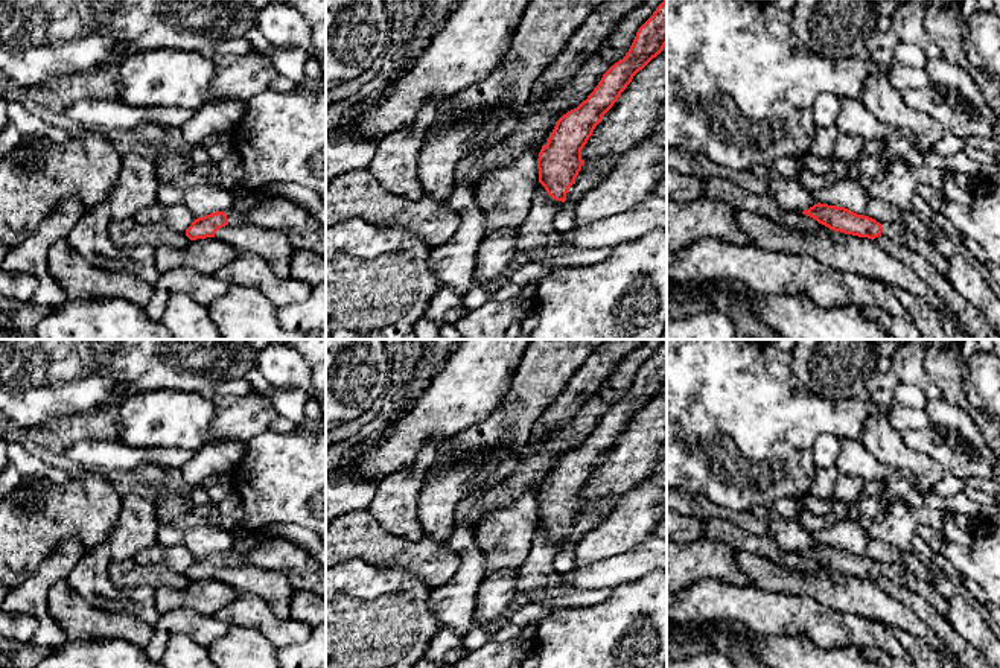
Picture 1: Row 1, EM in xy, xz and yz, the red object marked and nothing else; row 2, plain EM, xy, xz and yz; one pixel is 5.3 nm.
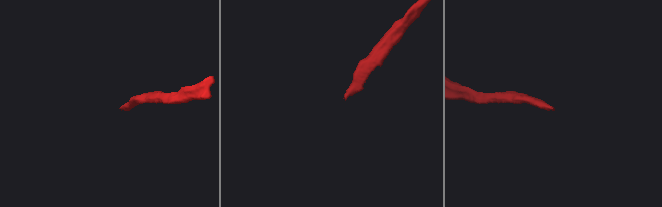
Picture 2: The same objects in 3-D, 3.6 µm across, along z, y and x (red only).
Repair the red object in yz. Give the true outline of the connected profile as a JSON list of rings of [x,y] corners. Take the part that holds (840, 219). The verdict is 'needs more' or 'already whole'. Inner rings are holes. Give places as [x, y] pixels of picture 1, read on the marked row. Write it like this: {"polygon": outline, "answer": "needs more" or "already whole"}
{"polygon": [[[814,204],[804,215],[816,219],[819,224],[830,230],[852,234],[858,237],[875,239],[884,236],[895,243],[904,245],[924,257],[932,266],[941,272],[947,269],[947,257],[927,237],[918,237],[901,225],[890,222],[877,222],[875,219],[849,212],[845,207],[836,207],[828,204]]], "answer": "needs more"}

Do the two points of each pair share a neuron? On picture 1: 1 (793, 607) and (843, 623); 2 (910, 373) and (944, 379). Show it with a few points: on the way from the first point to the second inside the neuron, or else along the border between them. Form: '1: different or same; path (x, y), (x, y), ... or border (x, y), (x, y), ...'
1: same; path (805, 617), (818, 623), (831, 623)
2: different; border (924, 355), (924, 370), (942, 397)

